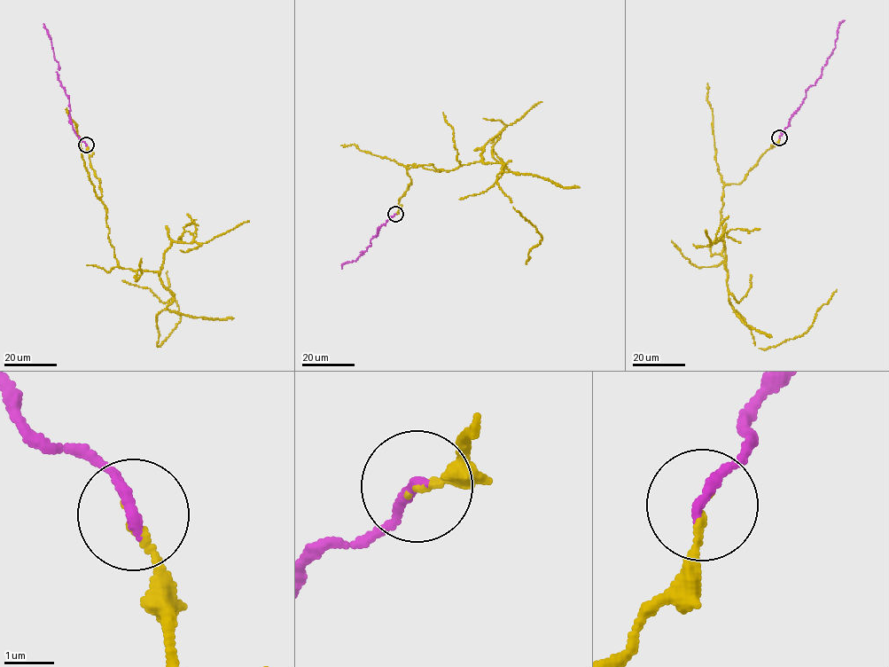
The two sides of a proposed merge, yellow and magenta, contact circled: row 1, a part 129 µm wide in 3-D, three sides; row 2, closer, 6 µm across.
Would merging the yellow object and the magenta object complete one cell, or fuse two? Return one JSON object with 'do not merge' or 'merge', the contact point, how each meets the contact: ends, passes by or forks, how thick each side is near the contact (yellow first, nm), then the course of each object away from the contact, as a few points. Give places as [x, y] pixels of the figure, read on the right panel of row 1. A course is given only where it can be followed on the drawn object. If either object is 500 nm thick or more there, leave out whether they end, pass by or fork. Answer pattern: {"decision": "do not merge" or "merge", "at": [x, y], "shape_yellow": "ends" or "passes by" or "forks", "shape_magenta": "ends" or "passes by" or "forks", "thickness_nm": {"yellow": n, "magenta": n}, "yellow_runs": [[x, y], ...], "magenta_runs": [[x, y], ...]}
{"decision": "merge", "at": [779, 137], "shape_yellow": "ends", "shape_magenta": "ends", "thickness_nm": {"yellow": 160, "magenta": 240}, "yellow_runs": [[779, 137], [744, 179], [723, 188], [721, 253], [729, 302], [763, 349], [805, 333], [837, 289]], "magenta_runs": [[779, 137], [801, 104], [806, 91], [820, 77], [822, 66], [835, 47], [838, 26], [844, 20]]}

